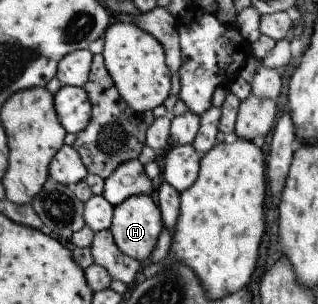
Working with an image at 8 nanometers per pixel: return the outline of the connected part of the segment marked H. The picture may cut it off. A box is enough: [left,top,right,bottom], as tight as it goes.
[109,195,162,263]

